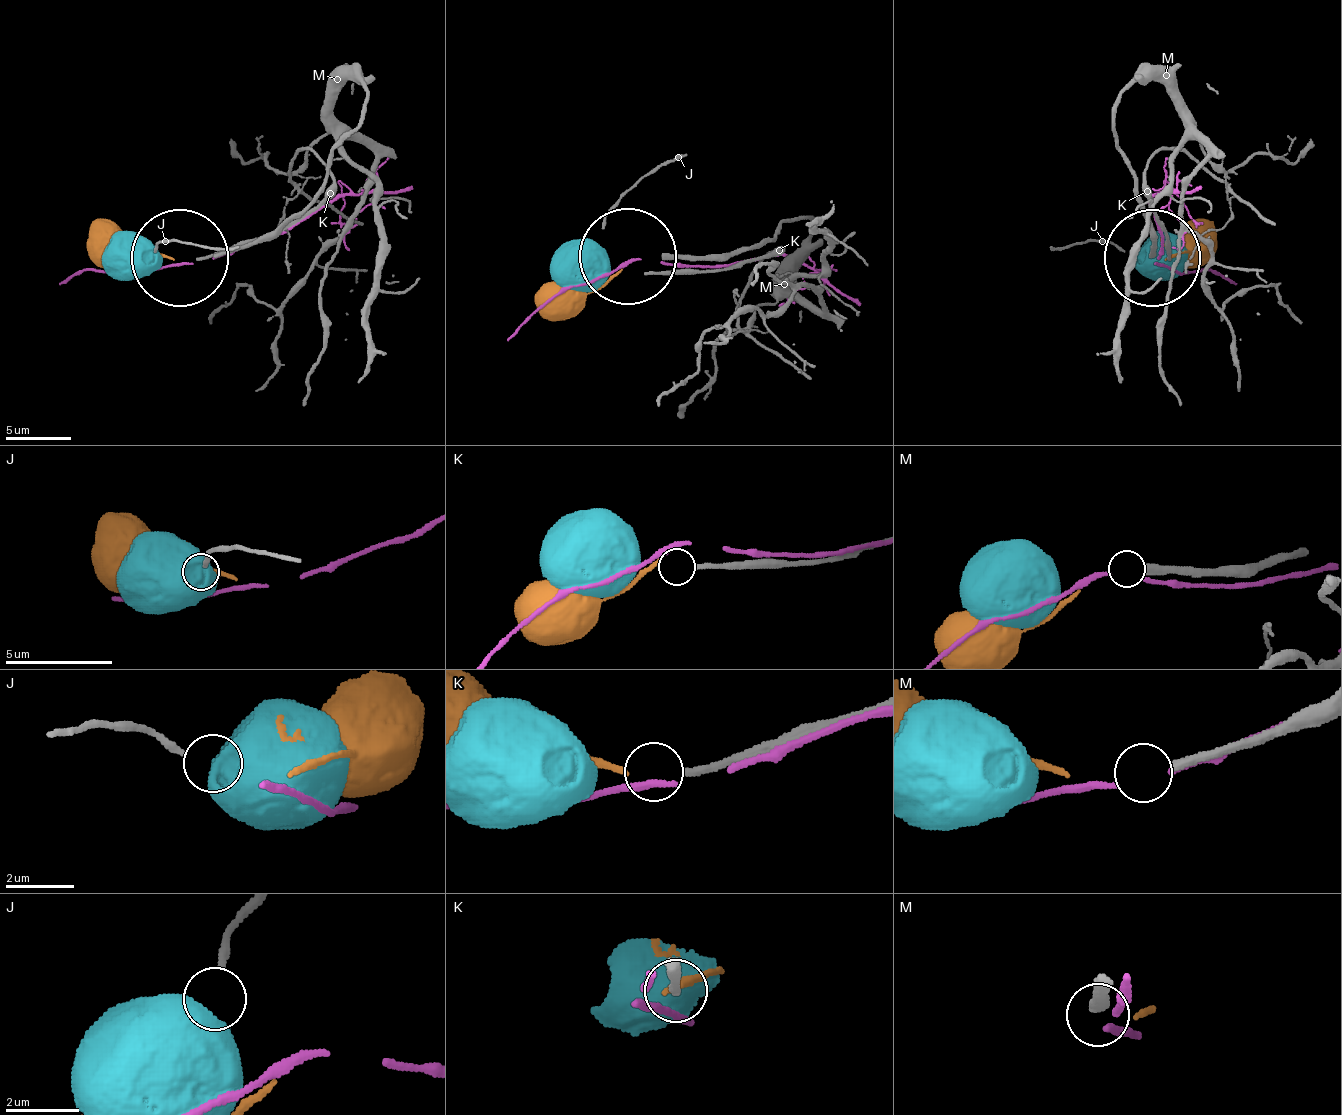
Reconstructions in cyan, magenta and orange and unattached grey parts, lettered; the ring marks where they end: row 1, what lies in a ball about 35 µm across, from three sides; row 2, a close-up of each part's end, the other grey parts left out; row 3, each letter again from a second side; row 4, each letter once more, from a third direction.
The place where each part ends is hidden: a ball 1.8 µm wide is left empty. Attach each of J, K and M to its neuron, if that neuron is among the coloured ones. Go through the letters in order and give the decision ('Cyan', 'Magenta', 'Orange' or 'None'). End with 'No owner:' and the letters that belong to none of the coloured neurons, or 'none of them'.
J: Cyan
K: None
M: None
No owner: K, M

